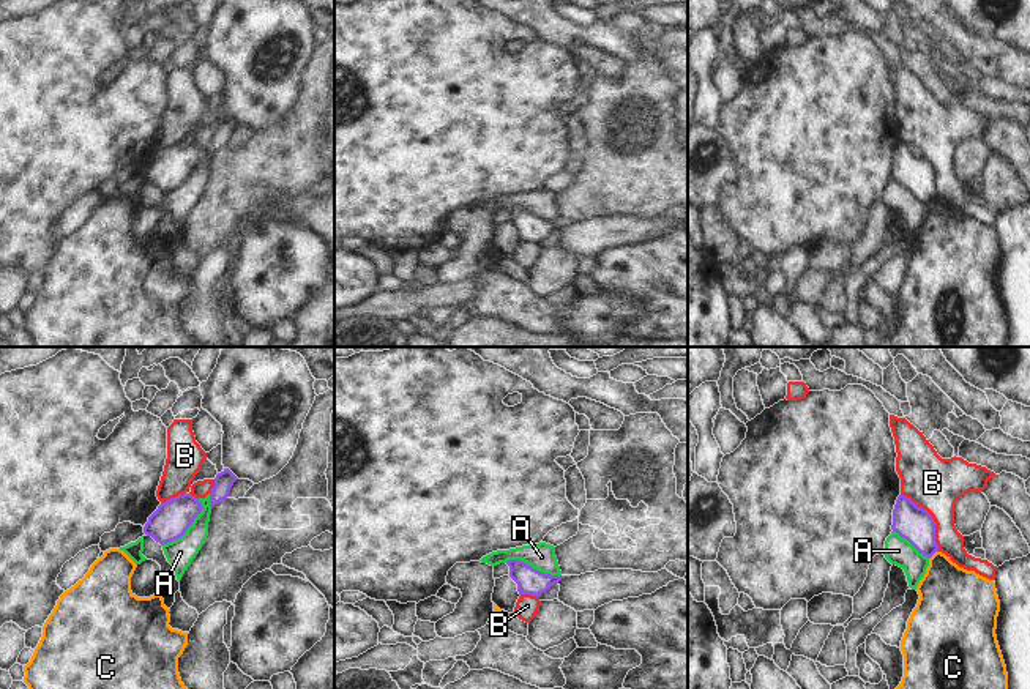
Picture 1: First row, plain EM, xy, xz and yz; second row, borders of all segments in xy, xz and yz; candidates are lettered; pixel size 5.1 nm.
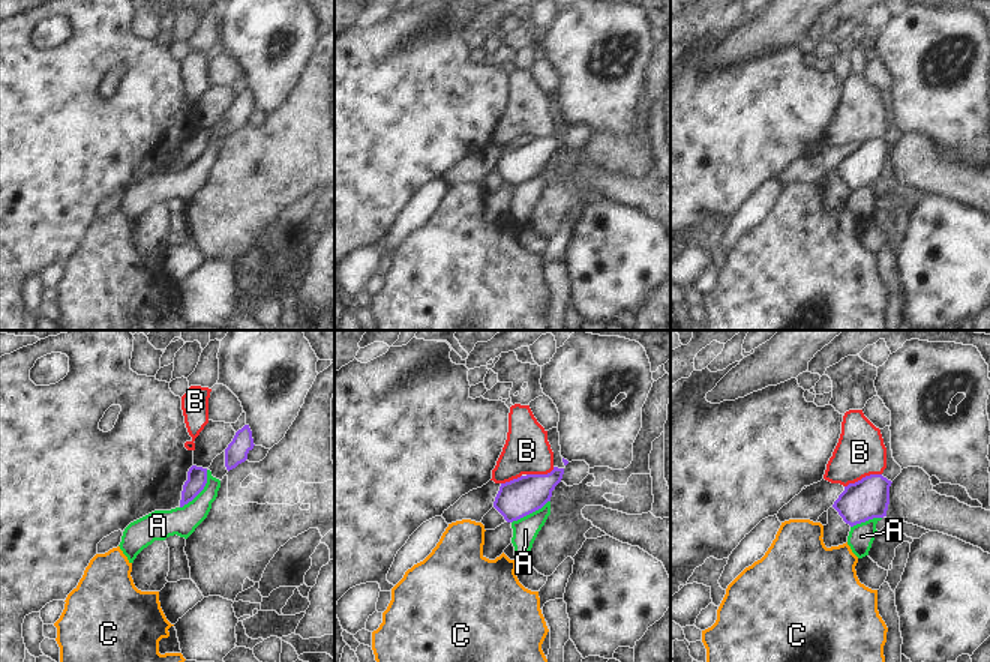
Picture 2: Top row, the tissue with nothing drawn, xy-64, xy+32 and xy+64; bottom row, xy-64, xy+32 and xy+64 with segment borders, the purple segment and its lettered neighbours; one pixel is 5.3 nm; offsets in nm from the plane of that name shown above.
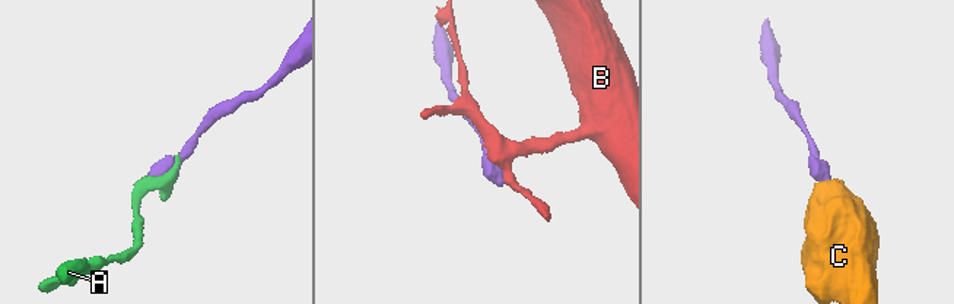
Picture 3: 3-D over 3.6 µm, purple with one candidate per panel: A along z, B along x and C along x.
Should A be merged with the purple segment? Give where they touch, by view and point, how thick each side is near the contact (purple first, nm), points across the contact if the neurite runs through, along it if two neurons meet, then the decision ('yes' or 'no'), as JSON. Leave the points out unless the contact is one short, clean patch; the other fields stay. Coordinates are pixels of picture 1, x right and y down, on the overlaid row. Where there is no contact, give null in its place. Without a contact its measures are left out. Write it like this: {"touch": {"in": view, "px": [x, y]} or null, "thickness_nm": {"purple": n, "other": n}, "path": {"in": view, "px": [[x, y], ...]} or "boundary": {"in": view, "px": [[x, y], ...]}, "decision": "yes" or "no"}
{"touch": {"in": "xy", "px": [190, 525]}, "thickness_nm": {"purple": 190, "other": 140}, "decision": "no"}

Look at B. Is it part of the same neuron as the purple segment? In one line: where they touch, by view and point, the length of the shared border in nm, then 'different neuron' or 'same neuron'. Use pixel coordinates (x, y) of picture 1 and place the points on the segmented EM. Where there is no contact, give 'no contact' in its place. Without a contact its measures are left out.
yz (932, 519) | 360 nm | different neuron

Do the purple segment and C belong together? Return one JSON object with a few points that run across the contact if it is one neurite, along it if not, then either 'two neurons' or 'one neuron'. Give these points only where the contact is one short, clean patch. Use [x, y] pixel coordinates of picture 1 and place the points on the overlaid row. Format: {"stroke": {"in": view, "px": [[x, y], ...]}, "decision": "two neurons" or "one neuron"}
{"stroke": {"in": "yz", "px": [[937, 551], [929, 558]]}, "decision": "two neurons"}

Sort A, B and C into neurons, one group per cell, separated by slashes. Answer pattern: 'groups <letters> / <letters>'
groups A B / C

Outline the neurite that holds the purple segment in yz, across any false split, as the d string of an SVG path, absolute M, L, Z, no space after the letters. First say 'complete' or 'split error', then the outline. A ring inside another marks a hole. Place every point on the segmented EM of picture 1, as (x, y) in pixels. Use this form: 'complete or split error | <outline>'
complete | M904 495L896 500L891 530L927 558L939 552L932 516Z

